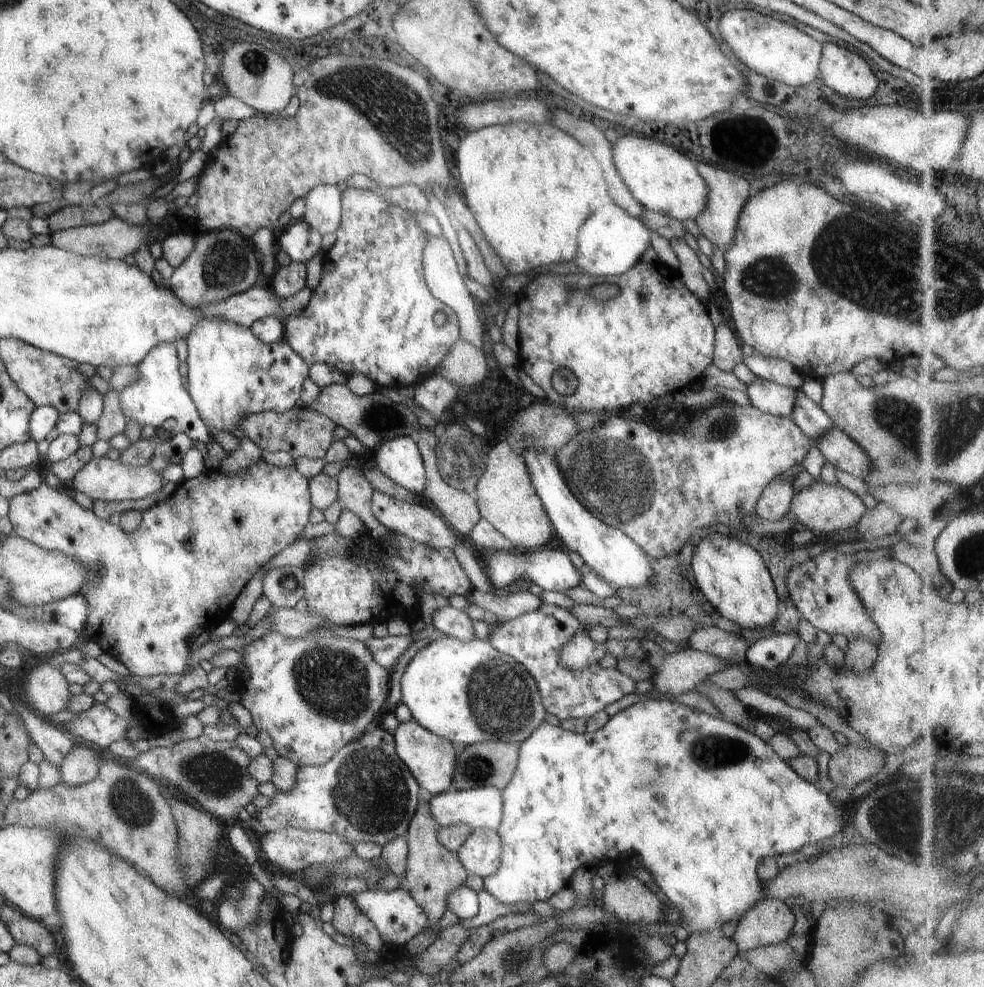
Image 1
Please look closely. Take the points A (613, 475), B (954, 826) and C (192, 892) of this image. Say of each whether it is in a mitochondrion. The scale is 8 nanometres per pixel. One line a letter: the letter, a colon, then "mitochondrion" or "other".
A: mitochondrion
B: mitochondrion
C: other

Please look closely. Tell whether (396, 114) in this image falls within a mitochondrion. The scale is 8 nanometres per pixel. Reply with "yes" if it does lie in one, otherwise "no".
yes

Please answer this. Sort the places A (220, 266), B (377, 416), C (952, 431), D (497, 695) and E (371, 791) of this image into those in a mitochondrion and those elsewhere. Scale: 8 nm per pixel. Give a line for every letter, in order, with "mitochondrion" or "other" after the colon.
A: mitochondrion
B: mitochondrion
C: mitochondrion
D: mitochondrion
E: mitochondrion

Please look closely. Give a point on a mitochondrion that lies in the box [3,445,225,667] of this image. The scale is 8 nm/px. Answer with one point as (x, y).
(103, 567)

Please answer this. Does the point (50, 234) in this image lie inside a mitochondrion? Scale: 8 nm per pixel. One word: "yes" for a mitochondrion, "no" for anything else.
no

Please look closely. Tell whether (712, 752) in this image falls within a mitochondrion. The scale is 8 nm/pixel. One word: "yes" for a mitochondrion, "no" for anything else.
yes

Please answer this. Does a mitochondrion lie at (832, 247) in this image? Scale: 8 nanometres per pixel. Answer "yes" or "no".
yes

